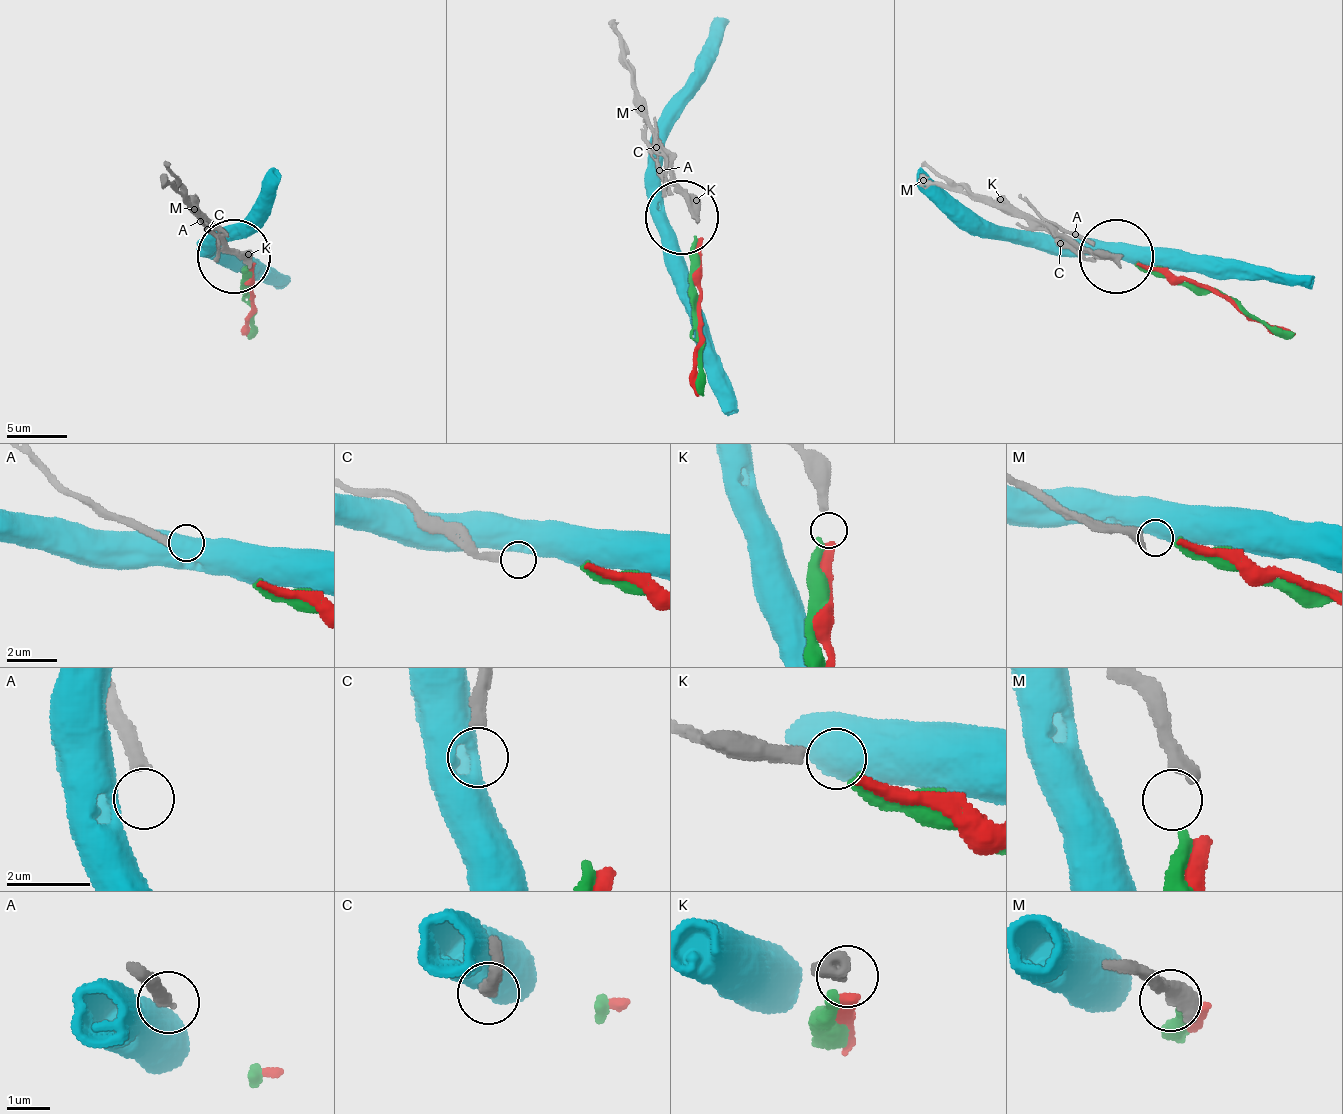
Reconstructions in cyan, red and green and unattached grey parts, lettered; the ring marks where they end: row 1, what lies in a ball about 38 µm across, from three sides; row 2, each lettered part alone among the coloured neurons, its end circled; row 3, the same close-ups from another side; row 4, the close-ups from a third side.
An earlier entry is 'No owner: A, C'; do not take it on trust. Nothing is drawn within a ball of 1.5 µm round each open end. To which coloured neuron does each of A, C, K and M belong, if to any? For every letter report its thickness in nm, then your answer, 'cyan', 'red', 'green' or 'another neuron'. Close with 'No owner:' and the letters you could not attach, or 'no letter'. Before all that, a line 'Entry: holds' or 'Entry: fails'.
Entry: holds
A: 320 nm thick; another neuron
C: 340 nm thick; another neuron
K: 360 nm thick; red
M: 440 nm thick; green
No owner: A, C

